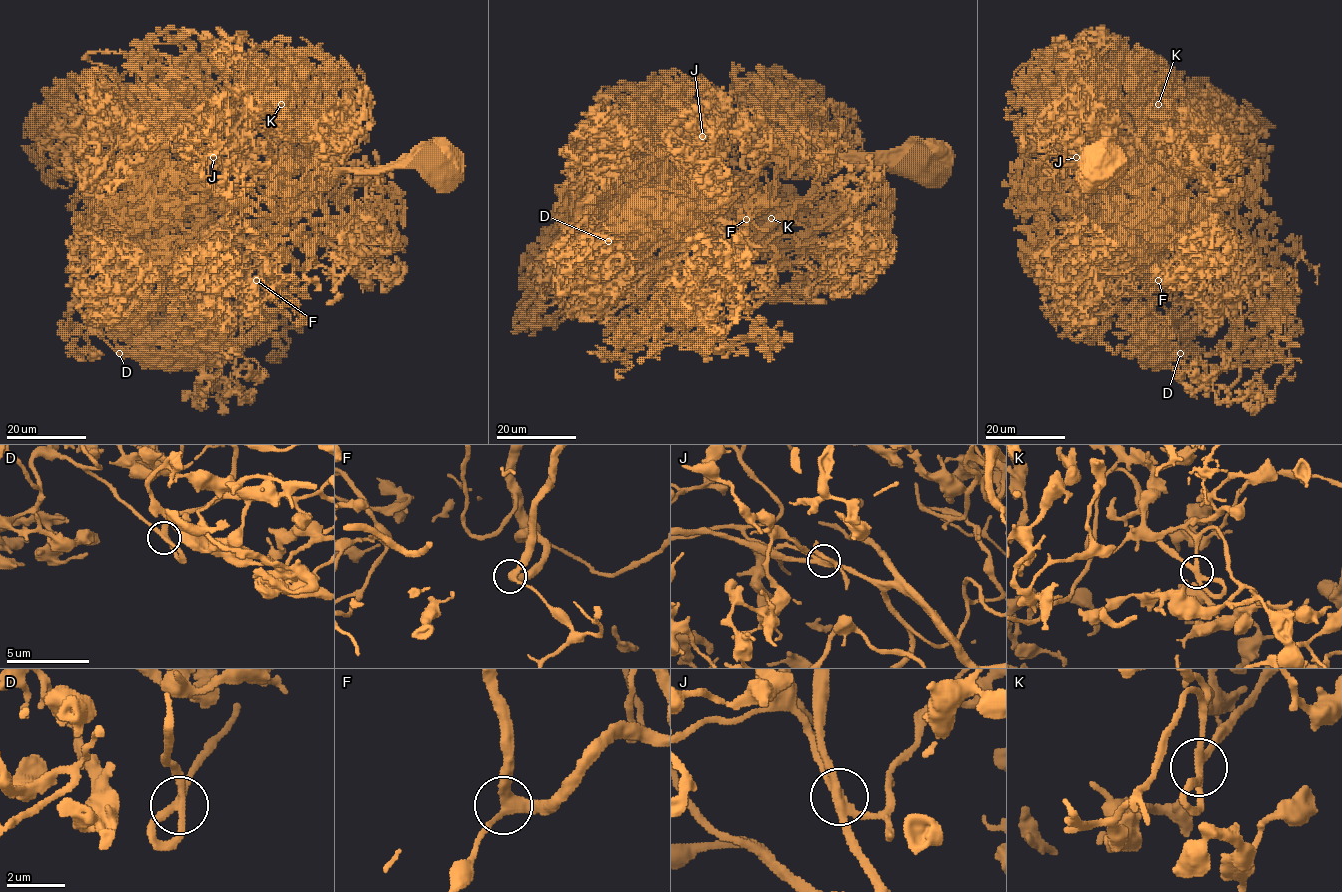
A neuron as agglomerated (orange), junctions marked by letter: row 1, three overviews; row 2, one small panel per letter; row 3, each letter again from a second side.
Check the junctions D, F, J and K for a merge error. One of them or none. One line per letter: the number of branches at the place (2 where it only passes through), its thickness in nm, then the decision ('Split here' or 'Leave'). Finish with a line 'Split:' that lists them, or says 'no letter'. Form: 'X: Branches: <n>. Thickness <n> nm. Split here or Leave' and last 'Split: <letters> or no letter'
D: Branches: 4. Thickness 280 nm. Leave
F: Branches: 3. Thickness 320 nm. Leave
J: Branches: 3. Thickness 280 nm. Leave
K: Branches: 4. Thickness 240 nm. Leave
Split: no letter

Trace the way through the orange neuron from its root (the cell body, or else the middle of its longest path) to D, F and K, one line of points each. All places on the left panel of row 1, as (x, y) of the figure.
D: (433, 162), (343, 170), (244, 226), (232, 254), (196, 282), (200, 294), (188, 306), (144, 318), (118, 352)
F: (433, 162), (343, 170), (234, 234), (228, 222), (246, 246), (246, 268), (264, 274), (256, 280)
K: (433, 162), (343, 170), (232, 234), (240, 156), (228, 116), (256, 98), (280, 104)

